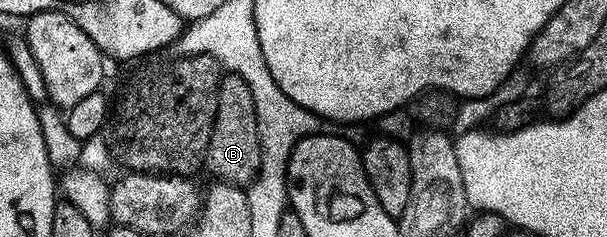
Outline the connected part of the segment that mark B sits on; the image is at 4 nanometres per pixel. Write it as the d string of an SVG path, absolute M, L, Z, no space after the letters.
M225 74L216 94L216 116L206 156L207 170L216 174L222 183L233 183L247 188L260 171L260 134L258 117L254 109L254 93L241 75Z

